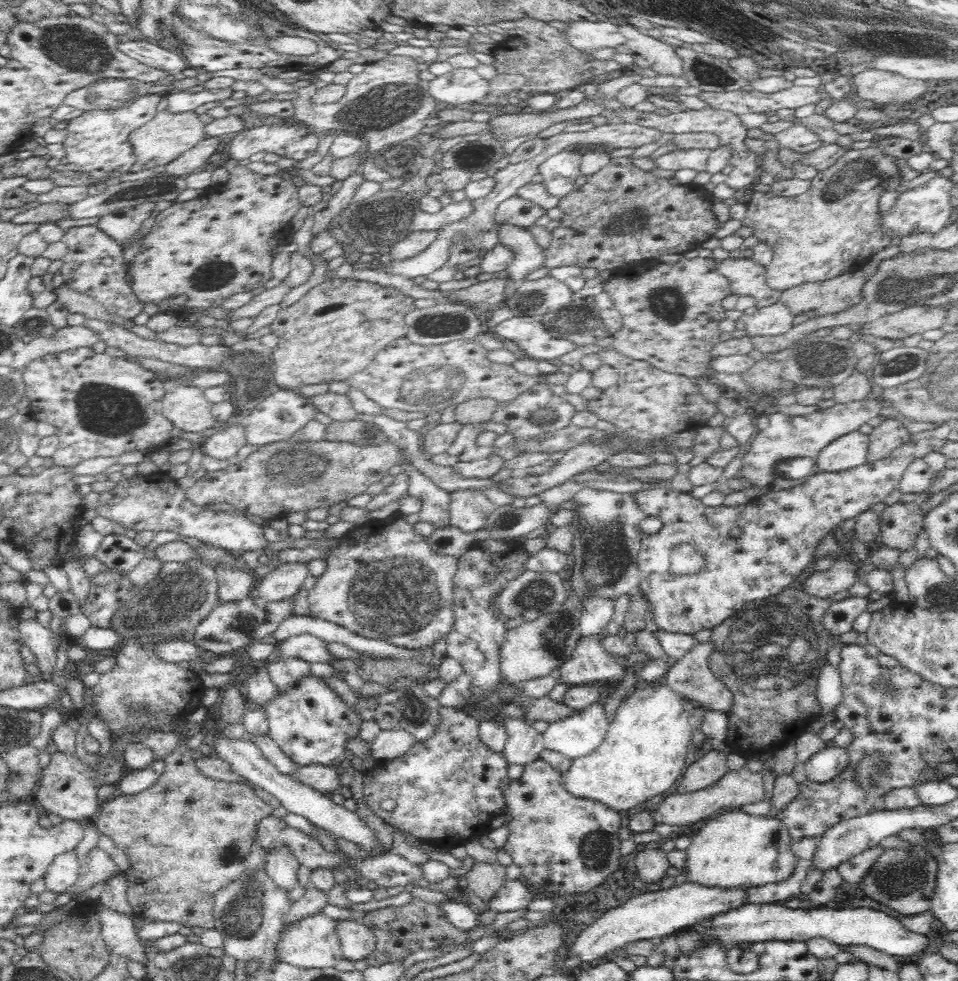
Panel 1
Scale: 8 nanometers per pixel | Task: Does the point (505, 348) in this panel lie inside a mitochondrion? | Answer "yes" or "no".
no

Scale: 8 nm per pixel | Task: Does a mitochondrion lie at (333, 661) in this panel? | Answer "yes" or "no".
no

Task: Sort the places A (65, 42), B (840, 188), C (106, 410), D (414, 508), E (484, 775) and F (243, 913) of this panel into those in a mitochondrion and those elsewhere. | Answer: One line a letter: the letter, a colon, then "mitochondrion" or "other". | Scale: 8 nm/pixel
A: mitochondrion
B: mitochondrion
C: mitochondrion
D: other
E: other
F: mitochondrion

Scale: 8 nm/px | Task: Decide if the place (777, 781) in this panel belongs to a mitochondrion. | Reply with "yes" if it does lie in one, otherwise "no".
no

